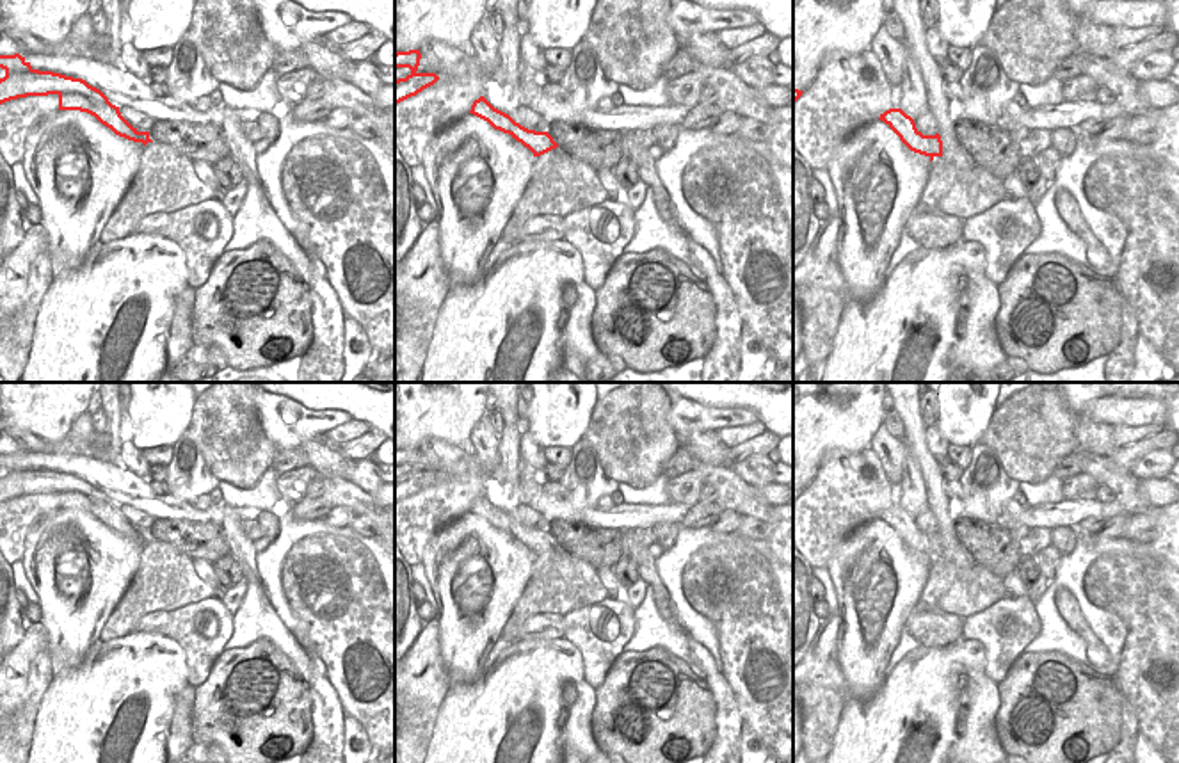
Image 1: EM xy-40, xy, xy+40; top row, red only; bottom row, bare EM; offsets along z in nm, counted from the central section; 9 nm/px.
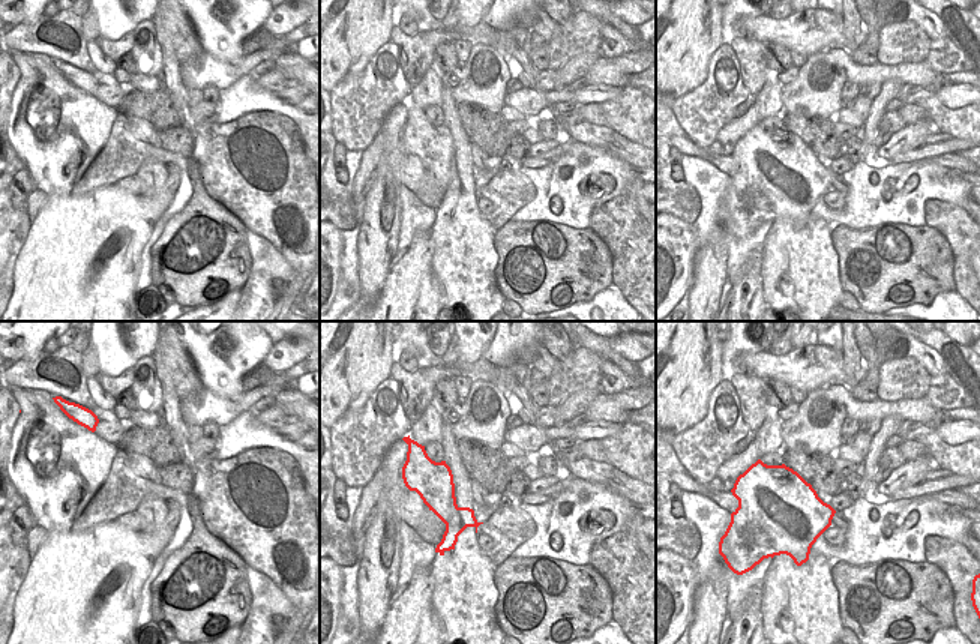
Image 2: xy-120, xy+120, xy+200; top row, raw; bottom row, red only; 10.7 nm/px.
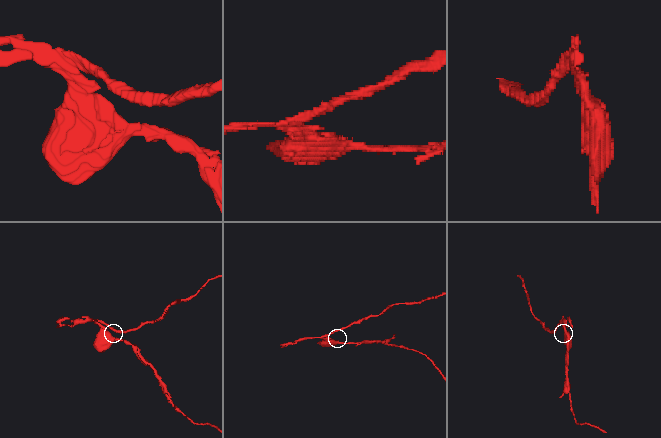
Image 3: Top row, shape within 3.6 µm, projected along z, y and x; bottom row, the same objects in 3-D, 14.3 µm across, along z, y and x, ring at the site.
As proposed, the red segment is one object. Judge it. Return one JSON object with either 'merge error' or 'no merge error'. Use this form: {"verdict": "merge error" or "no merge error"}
{"verdict": "merge error"}

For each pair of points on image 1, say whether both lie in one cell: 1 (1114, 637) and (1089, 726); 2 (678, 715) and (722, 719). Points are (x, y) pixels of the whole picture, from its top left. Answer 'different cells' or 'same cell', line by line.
1: different cells
2: different cells

